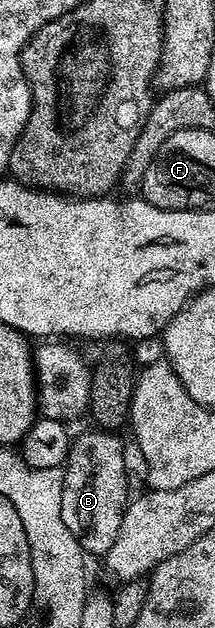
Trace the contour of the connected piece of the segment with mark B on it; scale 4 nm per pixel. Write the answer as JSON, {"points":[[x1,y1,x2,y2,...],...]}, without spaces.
{"points":[[101,428,91,429,73,439,64,463,60,516,64,516,68,532,78,538,87,555,105,556,108,548,116,544,116,532,120,532,122,517,131,497,130,478,126,475,126,454,122,451,121,440,117,438,119,435]]}

